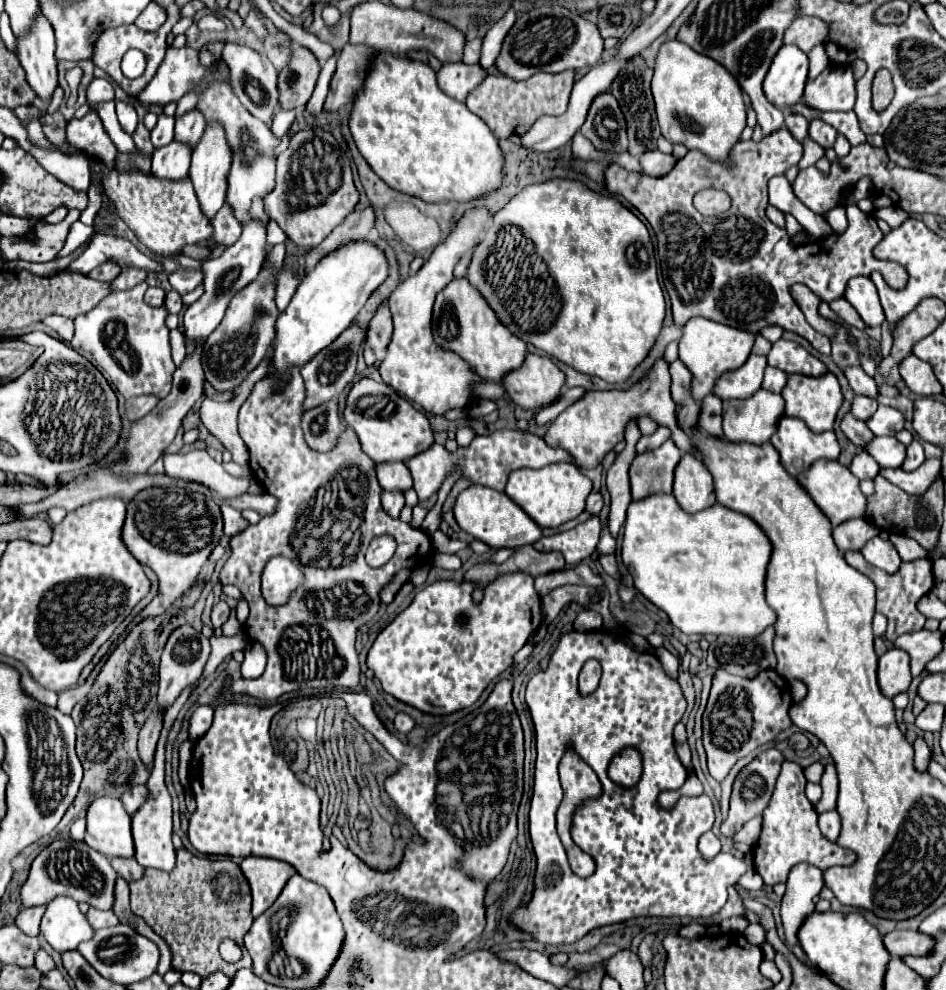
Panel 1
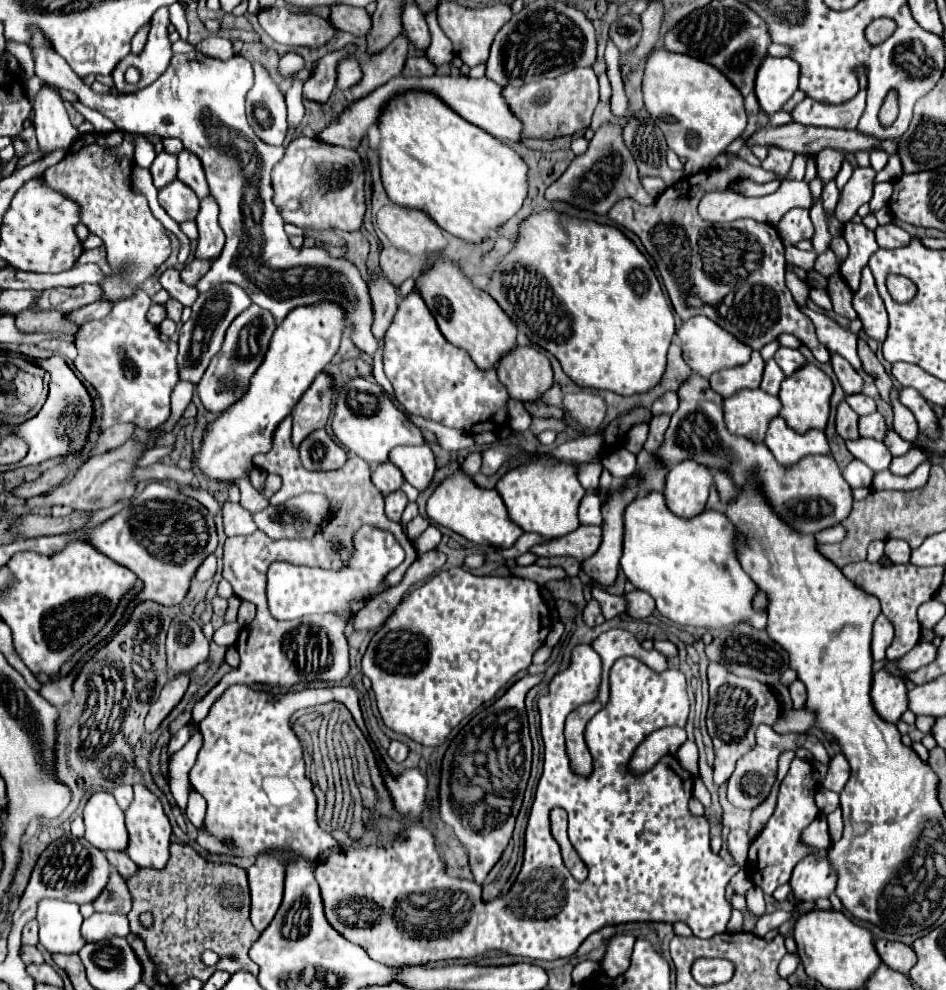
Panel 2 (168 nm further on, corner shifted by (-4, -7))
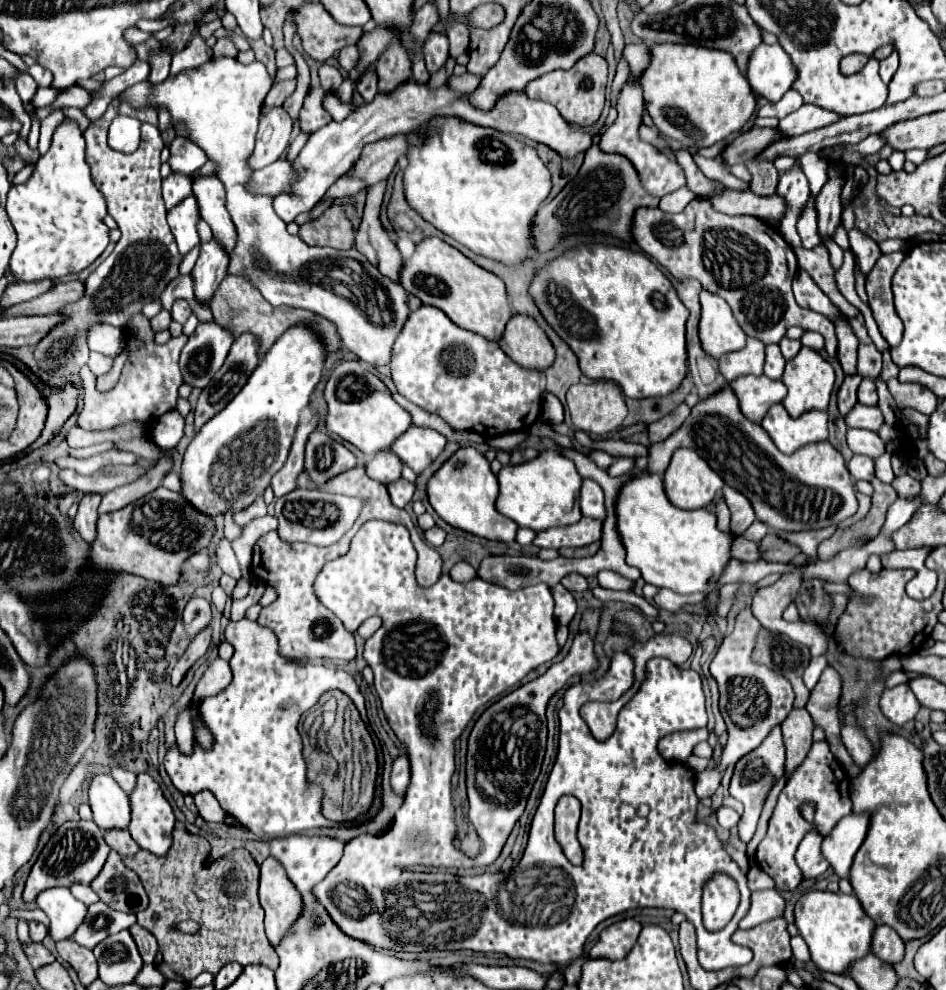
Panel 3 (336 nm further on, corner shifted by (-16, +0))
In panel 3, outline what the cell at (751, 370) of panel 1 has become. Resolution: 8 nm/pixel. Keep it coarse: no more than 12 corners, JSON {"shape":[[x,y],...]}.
{"shape":[[748,337],[744,349],[720,357],[726,381],[762,375],[764,343]]}

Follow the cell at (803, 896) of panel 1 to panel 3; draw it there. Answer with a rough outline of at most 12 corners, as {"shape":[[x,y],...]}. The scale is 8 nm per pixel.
{"shape":[[870,813],[844,815],[822,841],[822,855],[838,877],[870,825]]}

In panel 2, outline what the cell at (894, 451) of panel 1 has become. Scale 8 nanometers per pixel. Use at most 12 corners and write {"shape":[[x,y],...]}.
{"shape":[[872,438],[846,442],[854,458],[874,472],[888,470],[892,454]]}

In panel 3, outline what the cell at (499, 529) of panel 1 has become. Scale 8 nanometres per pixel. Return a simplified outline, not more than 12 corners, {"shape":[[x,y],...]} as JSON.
{"shape":[[460,447],[428,479],[448,525],[514,541],[496,511],[498,479],[476,447]]}

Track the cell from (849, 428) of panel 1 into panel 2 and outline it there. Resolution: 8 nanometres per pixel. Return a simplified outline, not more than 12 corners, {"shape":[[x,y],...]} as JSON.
{"shape":[[842,400],[836,430],[844,440],[858,440],[858,414]]}

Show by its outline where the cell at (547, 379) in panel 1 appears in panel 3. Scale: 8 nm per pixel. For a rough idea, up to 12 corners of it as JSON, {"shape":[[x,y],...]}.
{"shape":[[522,313],[508,321],[498,345],[526,369],[554,363],[554,347]]}

